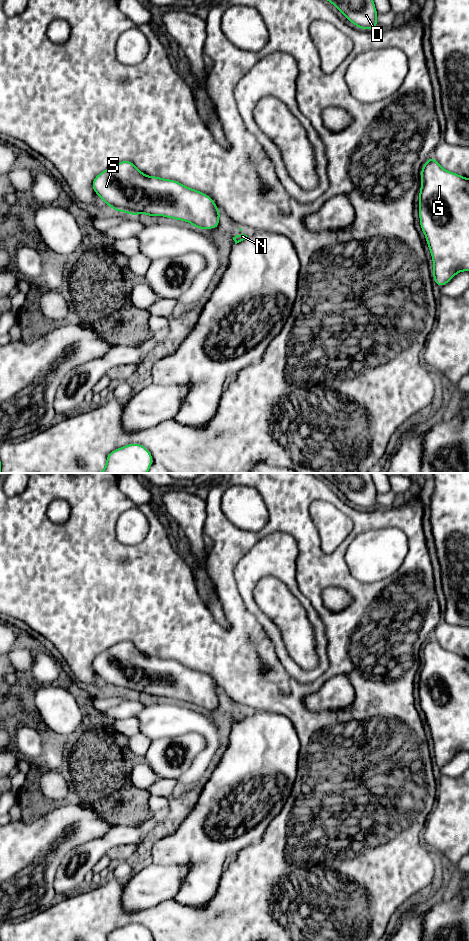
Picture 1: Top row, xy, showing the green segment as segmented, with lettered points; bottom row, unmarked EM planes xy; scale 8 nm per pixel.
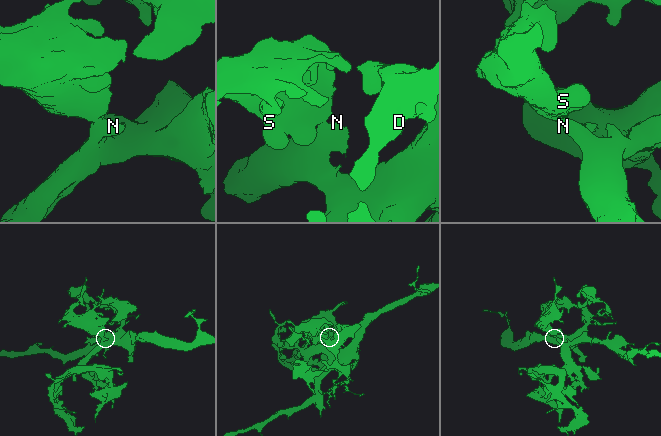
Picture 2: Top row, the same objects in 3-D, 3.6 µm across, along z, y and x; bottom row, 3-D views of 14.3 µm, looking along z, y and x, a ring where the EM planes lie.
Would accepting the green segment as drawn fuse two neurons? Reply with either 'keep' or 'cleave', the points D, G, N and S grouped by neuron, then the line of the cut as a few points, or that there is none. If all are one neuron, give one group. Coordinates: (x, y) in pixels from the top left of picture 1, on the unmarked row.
keep; D G N S; no cut

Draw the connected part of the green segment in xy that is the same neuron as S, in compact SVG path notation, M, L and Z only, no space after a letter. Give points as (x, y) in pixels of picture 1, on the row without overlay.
M129 640L99 653L92 668L117 692L184 700L204 711L219 708L221 693L211 677L175 660L148 656Z

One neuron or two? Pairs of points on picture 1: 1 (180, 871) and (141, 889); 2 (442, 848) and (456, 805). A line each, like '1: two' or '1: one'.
1: one
2: one

